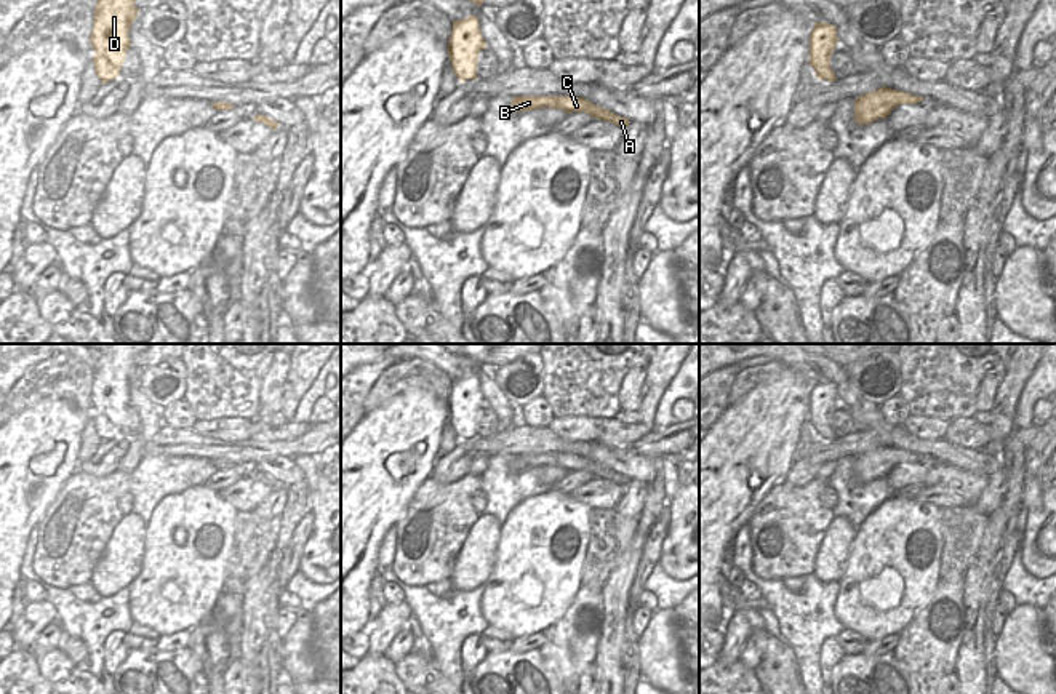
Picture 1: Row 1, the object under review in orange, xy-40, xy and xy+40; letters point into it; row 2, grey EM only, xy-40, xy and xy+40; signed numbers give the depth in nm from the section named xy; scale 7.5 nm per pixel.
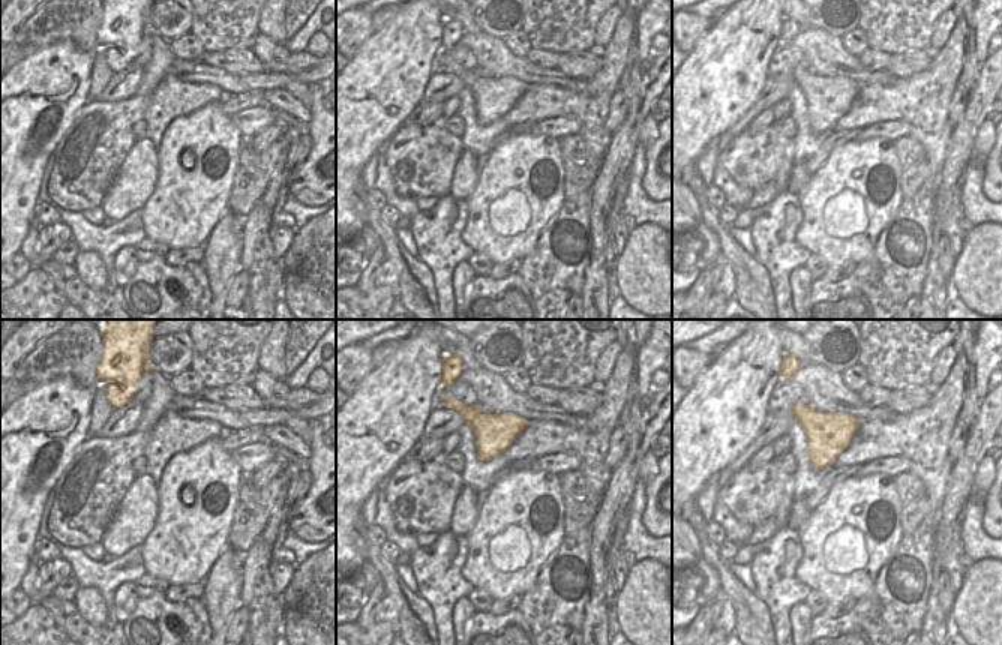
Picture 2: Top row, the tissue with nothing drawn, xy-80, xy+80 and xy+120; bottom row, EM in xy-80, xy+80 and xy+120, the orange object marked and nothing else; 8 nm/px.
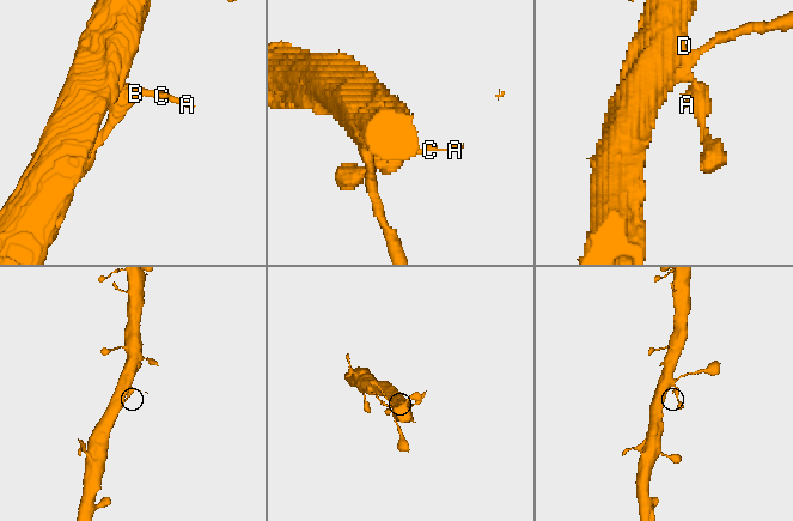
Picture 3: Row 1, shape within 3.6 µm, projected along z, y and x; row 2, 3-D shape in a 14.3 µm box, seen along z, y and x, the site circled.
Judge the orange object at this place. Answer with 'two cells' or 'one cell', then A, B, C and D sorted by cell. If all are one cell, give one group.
one cell; groups A B C D

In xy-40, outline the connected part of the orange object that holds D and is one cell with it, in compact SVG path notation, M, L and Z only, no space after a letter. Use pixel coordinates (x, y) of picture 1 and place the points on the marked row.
M98 0L94 8L93 43L94 72L101 83L120 77L126 50L131 46L128 30L138 16L136 0Z

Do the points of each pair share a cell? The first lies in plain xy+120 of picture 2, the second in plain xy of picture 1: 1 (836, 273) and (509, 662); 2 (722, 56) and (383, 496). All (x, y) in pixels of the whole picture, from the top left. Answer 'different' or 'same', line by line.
1: different
2: same

